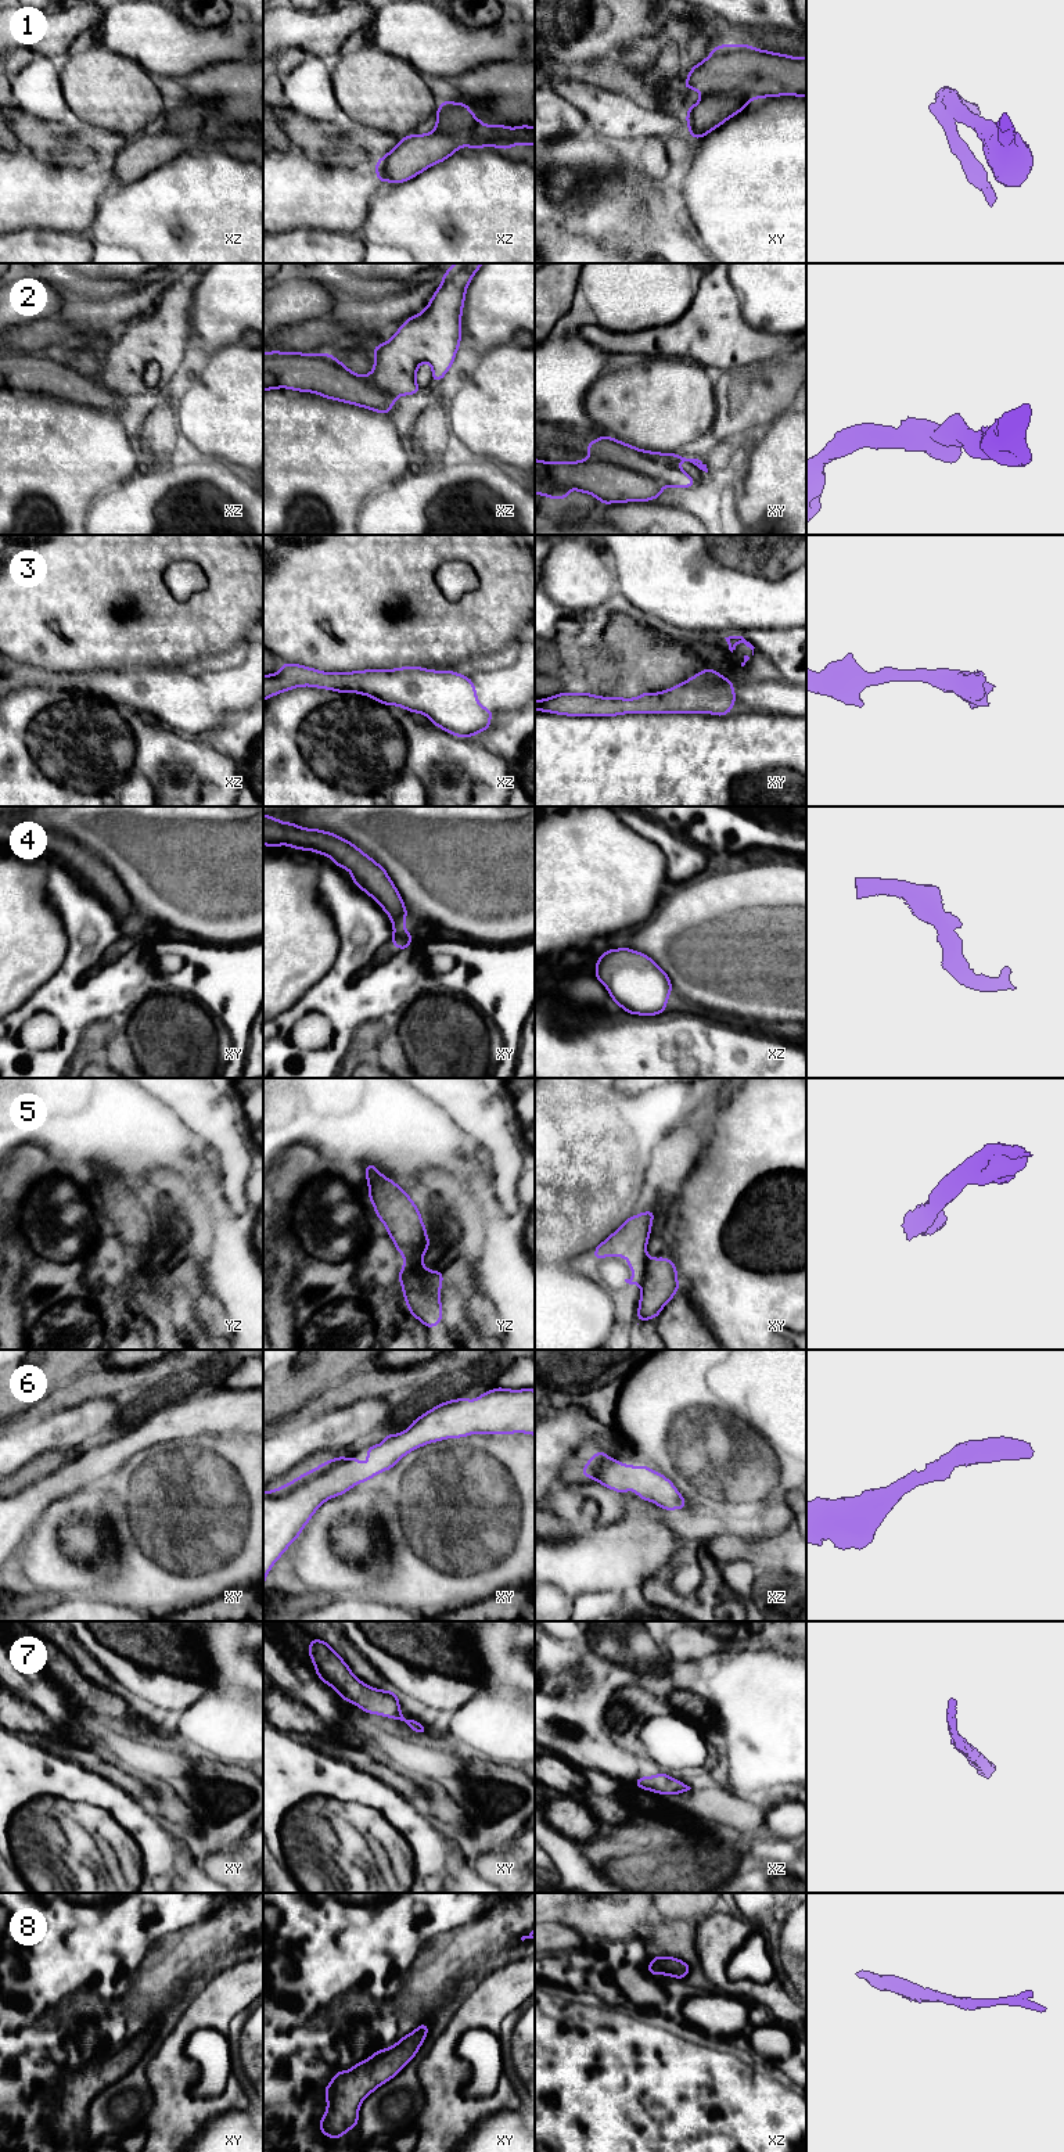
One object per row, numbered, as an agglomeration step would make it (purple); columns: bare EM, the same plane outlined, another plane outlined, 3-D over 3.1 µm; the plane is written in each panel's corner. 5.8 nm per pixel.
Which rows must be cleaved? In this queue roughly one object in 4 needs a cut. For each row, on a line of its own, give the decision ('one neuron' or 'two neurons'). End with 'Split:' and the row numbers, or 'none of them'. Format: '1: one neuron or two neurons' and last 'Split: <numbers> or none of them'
1: two neurons
2: two neurons
3: one neuron
4: one neuron
5: two neurons
6: one neuron
7: one neuron
8: one neuron
Split: 1, 2, 5

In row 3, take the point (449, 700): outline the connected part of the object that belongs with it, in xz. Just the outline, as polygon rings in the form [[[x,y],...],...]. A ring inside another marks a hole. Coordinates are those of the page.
[[[284,662],[277,673],[263,675],[263,701],[302,686],[364,694],[385,705],[424,714],[435,726],[463,739],[488,730],[495,714],[478,703],[468,676],[423,667],[321,672]]]

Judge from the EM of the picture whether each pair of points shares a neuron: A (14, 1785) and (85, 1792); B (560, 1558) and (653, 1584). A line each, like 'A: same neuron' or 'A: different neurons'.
A: same neuron
B: different neurons

